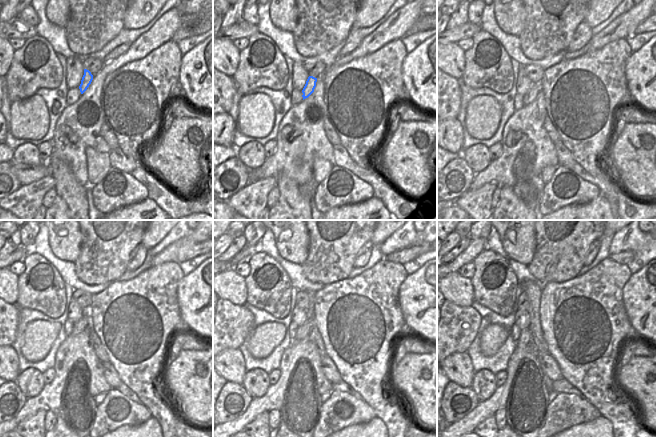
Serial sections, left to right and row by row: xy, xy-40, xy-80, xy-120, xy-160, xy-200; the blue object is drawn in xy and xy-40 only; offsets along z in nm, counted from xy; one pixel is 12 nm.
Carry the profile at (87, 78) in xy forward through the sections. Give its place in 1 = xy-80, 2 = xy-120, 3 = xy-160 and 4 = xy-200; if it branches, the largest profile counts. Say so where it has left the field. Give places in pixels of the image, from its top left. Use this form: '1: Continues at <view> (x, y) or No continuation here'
1: Continues at xy-80 (531, 95)
2: Continues at xy-120 (79, 326)
3: Continues at xy-160 (302, 333)
4: Continues at xy-200 (525, 339)

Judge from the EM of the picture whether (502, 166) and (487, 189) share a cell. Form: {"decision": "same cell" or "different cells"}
{"decision": "different cells"}

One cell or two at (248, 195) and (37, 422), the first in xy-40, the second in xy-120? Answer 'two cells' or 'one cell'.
one cell

